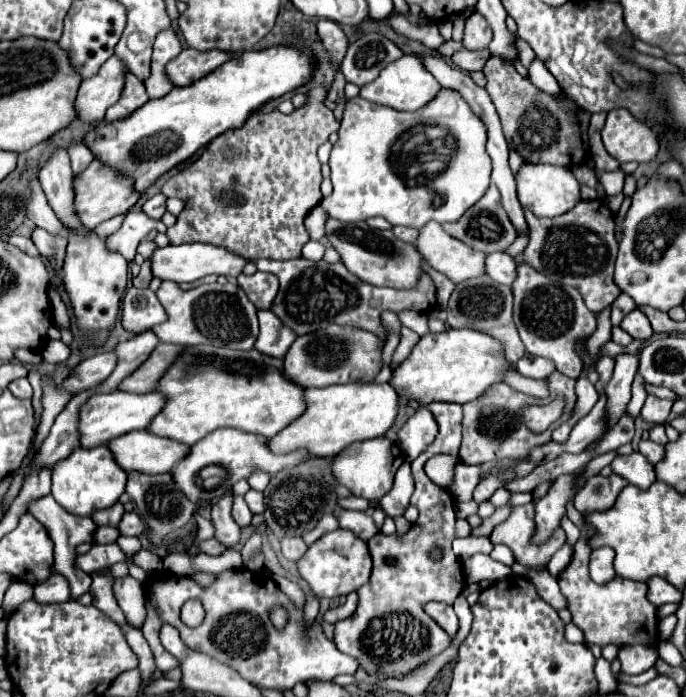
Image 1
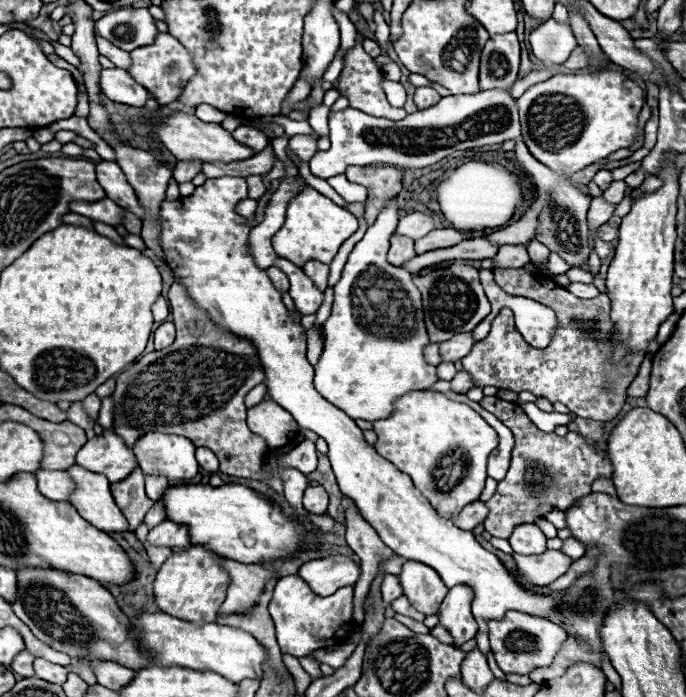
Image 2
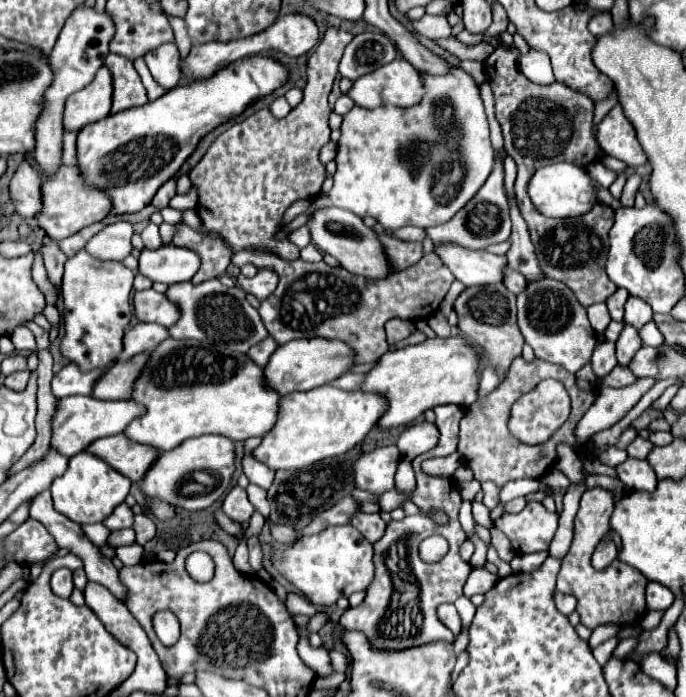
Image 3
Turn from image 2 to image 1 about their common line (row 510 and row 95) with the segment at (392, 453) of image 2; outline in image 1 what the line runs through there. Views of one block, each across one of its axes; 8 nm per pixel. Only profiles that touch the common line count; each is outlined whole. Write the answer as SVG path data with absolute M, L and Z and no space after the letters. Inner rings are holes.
M440 90L440 94L428 102L424 108L416 110L416 112L398 112L394 108L388 108L388 106L380 106L380 104L372 104L372 102L366 102L364 98L356 96L356 98L350 98L346 102L346 108L344 108L344 118L342 118L342 126L338 130L340 138L338 142L334 144L332 152L330 152L330 170L332 170L332 184L334 184L334 192L324 198L320 202L320 206L336 220L342 220L342 222L360 222L360 220L368 220L372 216L382 216L386 218L392 226L410 226L410 228L420 228L424 226L426 222L430 220L436 220L436 222L456 222L462 218L462 214L472 208L488 190L490 186L490 172L492 172L492 160L488 158L488 152L484 150L486 146L486 130L484 130L484 124L480 122L480 118L476 118L476 114L472 114L470 106L464 102L464 98L460 98L460 94L456 94L454 90Z

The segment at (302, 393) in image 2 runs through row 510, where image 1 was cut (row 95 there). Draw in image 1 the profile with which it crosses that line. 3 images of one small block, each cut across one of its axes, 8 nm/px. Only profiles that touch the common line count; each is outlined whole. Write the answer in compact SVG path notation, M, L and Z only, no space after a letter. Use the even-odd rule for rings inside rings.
M402 56L400 60L388 64L384 70L380 70L380 76L374 82L370 82L368 86L362 86L360 96L374 104L384 104L394 110L412 112L412 110L426 106L440 92L440 88L442 86L438 84L438 80L432 74L428 74L426 66L422 64L422 60L418 56Z

